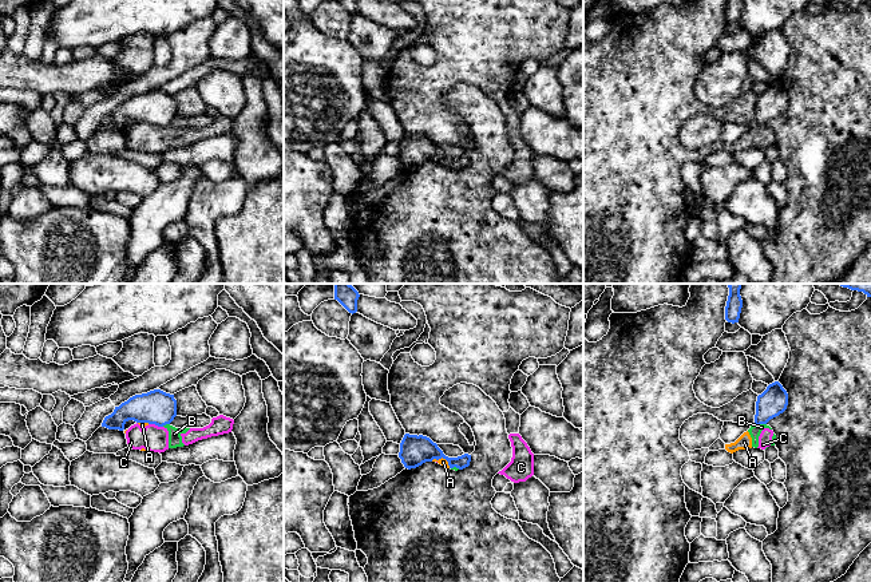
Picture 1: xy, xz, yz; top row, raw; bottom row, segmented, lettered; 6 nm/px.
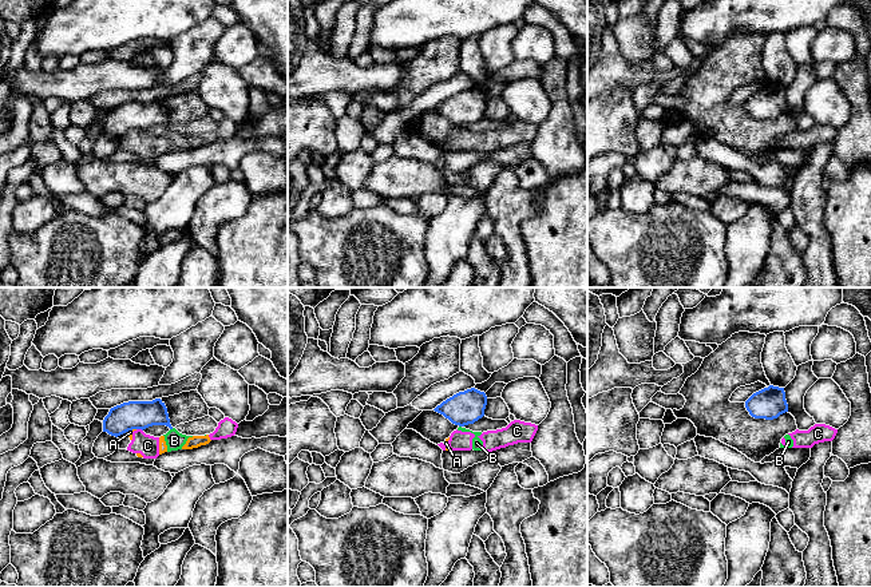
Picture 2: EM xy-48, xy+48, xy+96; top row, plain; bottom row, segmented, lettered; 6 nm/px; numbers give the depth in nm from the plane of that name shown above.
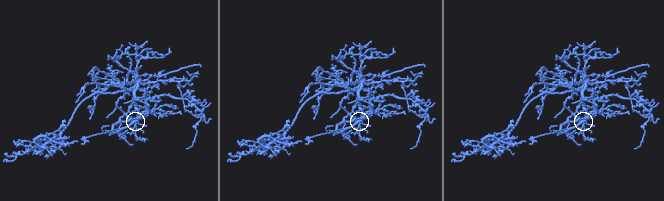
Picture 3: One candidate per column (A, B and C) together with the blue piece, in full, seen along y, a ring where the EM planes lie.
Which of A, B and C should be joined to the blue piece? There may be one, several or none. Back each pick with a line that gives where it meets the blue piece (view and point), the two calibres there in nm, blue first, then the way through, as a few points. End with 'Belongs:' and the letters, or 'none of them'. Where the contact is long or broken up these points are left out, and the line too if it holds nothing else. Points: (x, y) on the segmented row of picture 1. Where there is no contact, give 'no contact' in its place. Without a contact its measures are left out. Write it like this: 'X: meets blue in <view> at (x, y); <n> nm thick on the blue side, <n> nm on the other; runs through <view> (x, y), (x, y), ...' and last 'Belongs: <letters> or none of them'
Belongs: none of them

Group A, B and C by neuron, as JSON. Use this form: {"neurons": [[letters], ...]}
{"neurons": [["A", "B", "C"]]}

